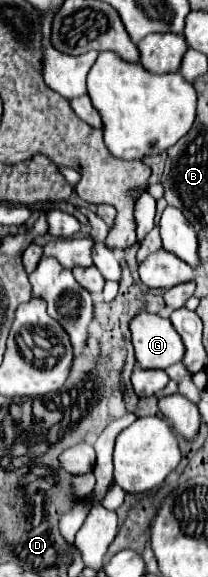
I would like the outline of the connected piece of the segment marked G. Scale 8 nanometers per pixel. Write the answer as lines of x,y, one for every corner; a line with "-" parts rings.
143,311
131,319
129,331
141,369
165,369
185,355
185,345
169,319

